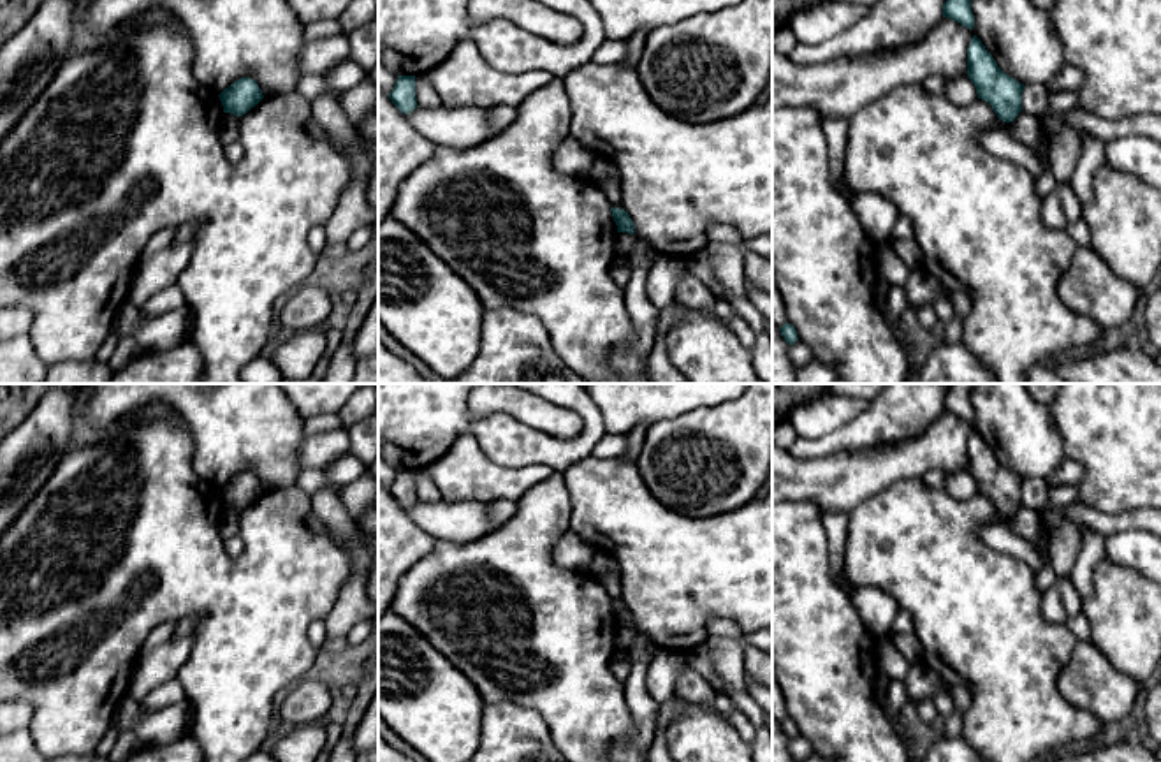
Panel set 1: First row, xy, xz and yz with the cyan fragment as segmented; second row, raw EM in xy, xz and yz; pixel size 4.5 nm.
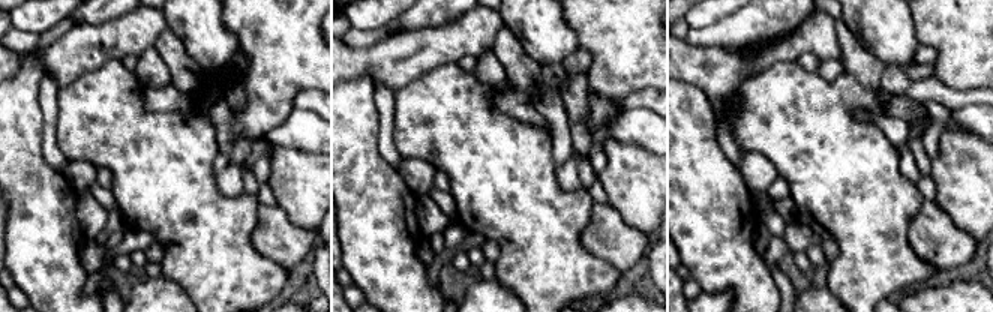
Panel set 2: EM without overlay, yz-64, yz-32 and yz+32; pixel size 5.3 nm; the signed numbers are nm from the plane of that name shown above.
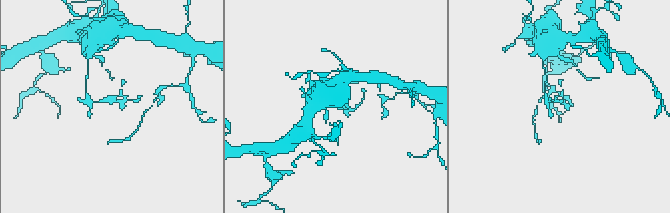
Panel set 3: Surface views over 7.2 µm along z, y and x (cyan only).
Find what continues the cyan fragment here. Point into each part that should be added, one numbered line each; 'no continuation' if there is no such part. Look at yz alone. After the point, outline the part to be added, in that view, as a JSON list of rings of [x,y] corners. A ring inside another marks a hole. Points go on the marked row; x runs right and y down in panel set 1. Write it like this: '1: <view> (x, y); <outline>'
no continuation

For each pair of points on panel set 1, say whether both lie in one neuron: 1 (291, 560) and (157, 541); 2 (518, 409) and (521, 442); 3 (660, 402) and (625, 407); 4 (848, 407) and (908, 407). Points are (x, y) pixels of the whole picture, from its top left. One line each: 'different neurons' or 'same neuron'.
1: same neuron
2: different neurons
3: same neuron
4: different neurons

